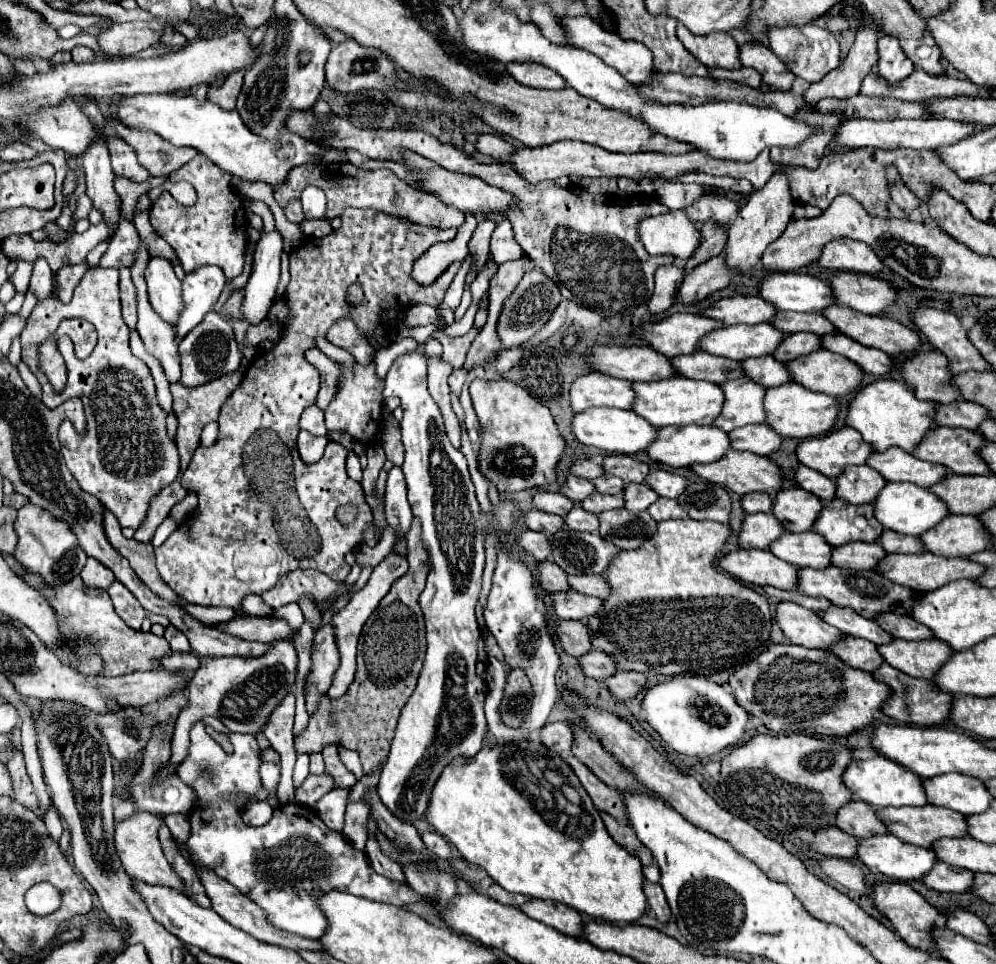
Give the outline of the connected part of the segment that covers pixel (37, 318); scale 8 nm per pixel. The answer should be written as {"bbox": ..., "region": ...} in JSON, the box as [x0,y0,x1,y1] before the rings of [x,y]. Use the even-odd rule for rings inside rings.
{"bbox":[21,269,179,529],"region":[[[89,269],[75,287],[71,303],[63,305],[53,297],[37,303],[21,333],[21,347],[21,359],[39,379],[43,403],[47,407],[57,407],[71,397],[83,399],[87,433],[77,435],[71,421],[63,421],[59,427],[61,453],[79,487],[95,495],[105,509],[119,519],[121,527],[137,529],[145,519],[149,499],[179,475],[179,453],[173,439],[165,433],[167,413],[157,405],[151,371],[129,349],[129,327],[123,321],[119,303],[119,271]],[[73,317],[93,323],[99,333],[99,341],[91,357],[83,361],[75,357],[73,341],[67,335],[57,341],[57,347],[67,363],[69,381],[63,393],[55,393],[47,383],[47,377],[39,371],[38,348],[41,343],[35,343],[35,337],[51,335],[63,319]]]}

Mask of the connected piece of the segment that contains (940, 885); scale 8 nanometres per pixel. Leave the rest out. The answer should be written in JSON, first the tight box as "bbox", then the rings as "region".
{"bbox":[923,863,975,893],"region":[[[939,863],[935,865],[925,877],[923,883],[935,891],[945,891],[945,893],[965,893],[971,891],[975,881],[975,873],[961,869],[961,867],[953,867],[947,863]]]}

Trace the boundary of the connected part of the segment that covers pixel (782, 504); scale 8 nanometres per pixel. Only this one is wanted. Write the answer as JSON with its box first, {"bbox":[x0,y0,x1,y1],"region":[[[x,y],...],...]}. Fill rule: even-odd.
{"bbox":[773,489,823,533],"region":[[[783,489],[773,499],[773,515],[787,527],[791,533],[805,533],[813,529],[815,517],[823,503],[817,495],[811,495],[803,489]]]}

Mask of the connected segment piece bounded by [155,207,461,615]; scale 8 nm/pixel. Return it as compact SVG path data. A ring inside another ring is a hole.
M349 207L349 209L343 211L343 215L341 215L341 227L339 227L339 229L331 231L327 237L321 237L321 239L305 239L305 243L301 243L301 247L297 247L297 249L293 249L293 251L289 253L289 261L291 261L291 281L289 281L289 285L287 285L287 291L285 291L285 299L283 299L283 301L285 301L285 305L291 309L291 317L289 317L285 323L281 323L281 337L279 337L279 341L273 343L273 347L269 349L269 353L263 351L255 361L251 361L249 369L245 371L245 377L243 377L241 385L229 395L227 403L223 403L223 407L221 407L221 417L219 417L219 441L217 441L213 447L199 447L199 449L195 451L195 455L193 455L191 465L187 467L187 471L185 471L183 477L181 477L181 485L183 485L185 489L195 491L195 493L199 495L199 507L197 507L197 511L195 511L195 515L193 515L191 527L186 524L179 525L171 534L171 537L169 537L161 547L155 549L155 561L157 561L157 569L159 569L161 577L163 577L165 583L169 583L169 585L171 585L171 587L173 587L187 603L233 607L233 609L237 611L237 615L245 615L243 609L241 609L241 599L243 599L247 593L257 593L257 595L259 595L259 593L263 593L263 591L275 587L275 583L279 581L279 577L285 575L285 573L289 573L289 571L293 571L293 569L317 569L317 571L329 575L329 577L335 579L335 581L343 581L343 579L347 577L347 573L351 571L351 567L345 563L345 553L353 551L355 545L359 545L359 539L361 539L361 533L363 533L365 525L367 525L367 523L371 524L373 521L372 511L365 502L365 497L363 497L363 487L361 487L357 481L349 479L349 475L345 473L347 449L345 449L343 445L330 440L325 447L323 457L320 459L319 463L307 465L307 463L301 461L301 457L299 457L299 453L297 453L297 447L295 447L297 433L299 433L299 417L301 417L301 413L303 413L309 405L315 403L315 391L309 391L309 393L305 393L305 395L301 395L301 397L297 397L297 395L293 395L293 397L279 397L279 375L281 375L281 377L285 379L285 383L287 383L287 365L293 365L293 359L297 359L297 357L303 359L303 353L305 353L309 347L315 347L315 339L317 339L317 337L327 337L327 331L329 331L339 319L343 319L343 317L353 319L355 325L361 329L361 333L369 339L369 337L375 335L375 329L383 325L383 319L381 319L383 313L389 311L389 309L399 309L399 303L401 303L401 301L403 301L403 307L405 307L405 309L409 309L411 305L417 305L417 303L439 305L441 299L443 299L443 295L445 295L445 291L449 289L449 285L451 285L451 281L453 281L453 277L455 277L455 273L457 273L457 269L459 269L461 263L451 263L451 265L445 269L445 273L443 273L441 277L437 277L435 283L431 283L429 287L423 287L423 285L419 285L419 283L415 283L415 281L411 279L411 265L413 265L413 261L415 261L421 253L425 253L431 245L435 245L435 243L439 243L439 241L451 241L453 237L455 237L455 229L435 229L435 227L411 223L411 221L401 219L401 217L395 217L395 215L385 215L385 213L381 213L381 211ZM353 283L361 283L363 293L365 293L365 295L363 295L363 301L361 301L359 305L351 305L351 303L347 301L347 289L349 289ZM347 503L357 507L357 517L355 517L355 521L353 521L351 525L343 525L343 523L337 519L337 515L335 515L337 509L339 509L341 505L347 505ZM291 553L313 553L313 555L311 555L311 557L295 557L295 555L291 555Z

